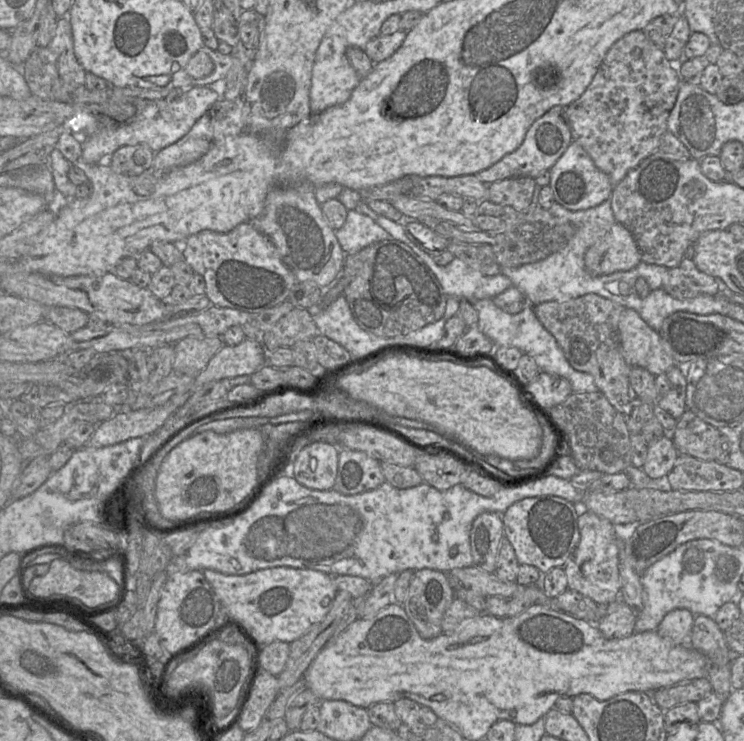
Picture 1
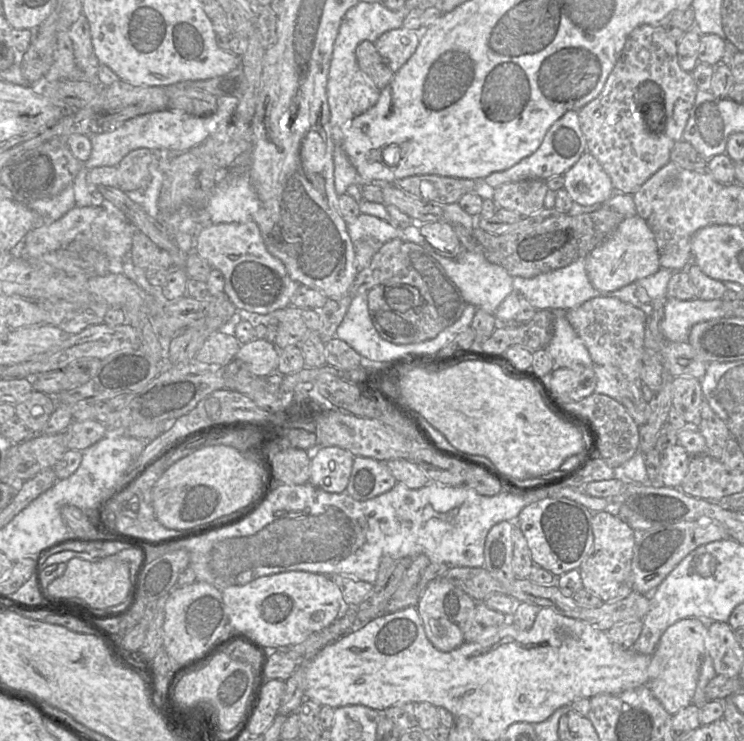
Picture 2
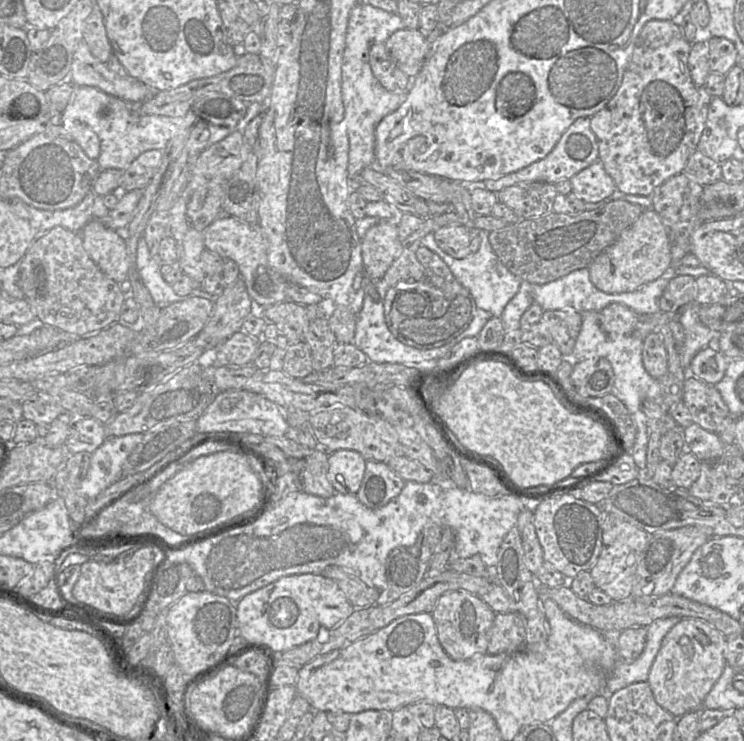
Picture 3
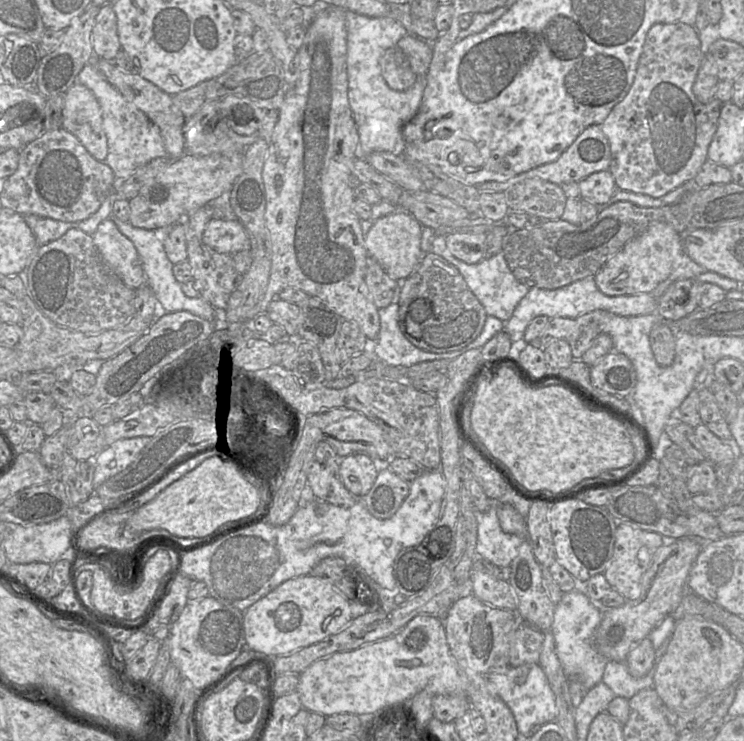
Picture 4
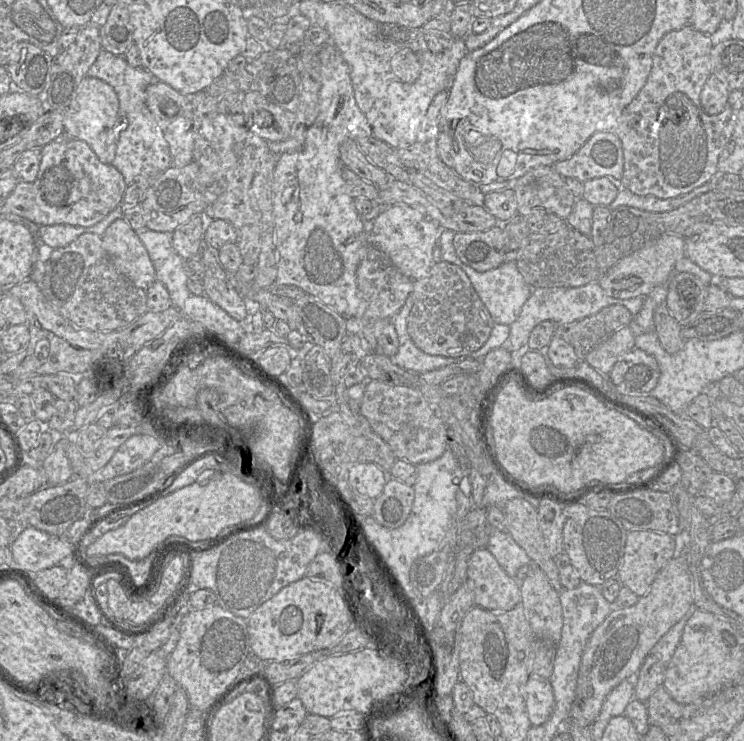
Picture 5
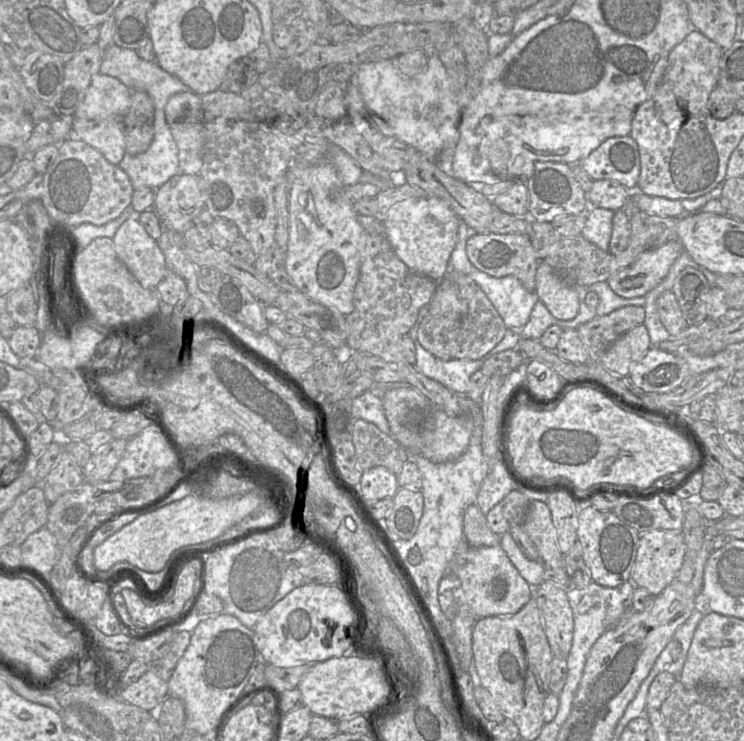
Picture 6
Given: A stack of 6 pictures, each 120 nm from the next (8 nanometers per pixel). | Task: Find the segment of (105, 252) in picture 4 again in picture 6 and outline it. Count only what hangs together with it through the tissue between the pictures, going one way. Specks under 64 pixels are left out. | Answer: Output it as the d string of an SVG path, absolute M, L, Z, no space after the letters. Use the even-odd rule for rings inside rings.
M137 216L119 227L112 241L119 260L139 284L145 289L156 289L168 272L165 258Z

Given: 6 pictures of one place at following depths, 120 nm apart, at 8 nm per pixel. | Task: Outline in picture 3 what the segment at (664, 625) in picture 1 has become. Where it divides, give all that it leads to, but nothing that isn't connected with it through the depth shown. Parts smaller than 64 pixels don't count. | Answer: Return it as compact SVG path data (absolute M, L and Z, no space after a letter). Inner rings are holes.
M681 619L662 640L660 650L649 672L647 682L657 704L676 719L689 712L700 711L705 697L721 677L727 665L724 657L726 640L723 634L702 620Z

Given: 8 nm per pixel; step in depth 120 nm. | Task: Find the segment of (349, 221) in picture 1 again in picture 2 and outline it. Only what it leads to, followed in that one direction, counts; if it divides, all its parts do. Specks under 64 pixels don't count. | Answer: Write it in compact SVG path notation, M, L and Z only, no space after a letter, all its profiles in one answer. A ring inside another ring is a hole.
M362 213L352 223L347 224L347 230L353 244L363 239L373 239L383 244L398 237L398 230L388 222Z

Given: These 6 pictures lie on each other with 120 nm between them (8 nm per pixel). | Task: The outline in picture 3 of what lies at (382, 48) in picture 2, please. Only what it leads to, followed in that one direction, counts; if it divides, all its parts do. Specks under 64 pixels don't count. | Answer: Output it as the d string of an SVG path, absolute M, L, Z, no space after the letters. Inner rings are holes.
M406 27L394 32L384 45L398 68L410 78L418 75L430 51L427 33Z

